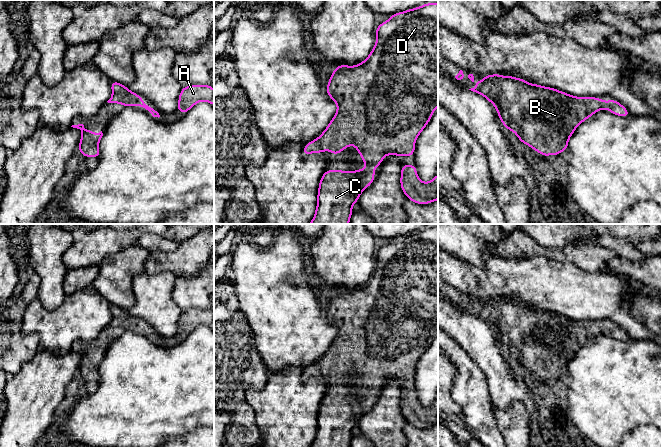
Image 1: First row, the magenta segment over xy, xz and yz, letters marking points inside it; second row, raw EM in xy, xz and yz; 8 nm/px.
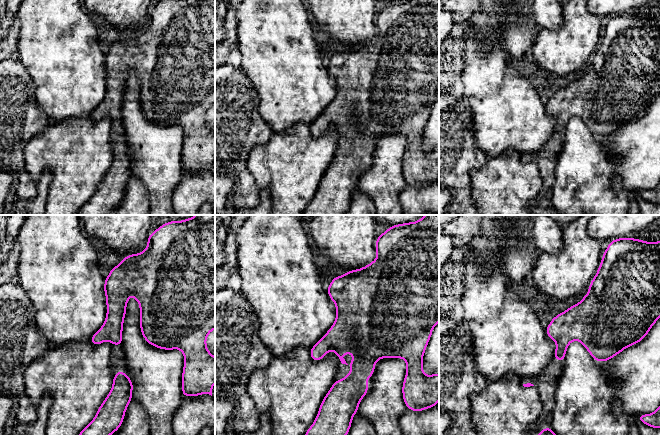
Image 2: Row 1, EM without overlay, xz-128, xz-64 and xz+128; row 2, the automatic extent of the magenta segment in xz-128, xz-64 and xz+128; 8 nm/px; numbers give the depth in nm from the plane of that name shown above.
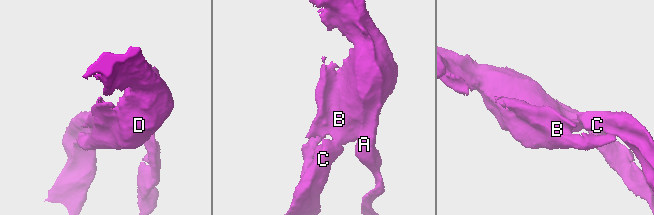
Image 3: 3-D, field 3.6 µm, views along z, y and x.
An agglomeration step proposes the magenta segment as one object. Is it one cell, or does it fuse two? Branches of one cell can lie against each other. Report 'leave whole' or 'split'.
leave whole

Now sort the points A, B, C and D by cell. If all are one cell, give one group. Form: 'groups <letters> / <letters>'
groups A B C D

